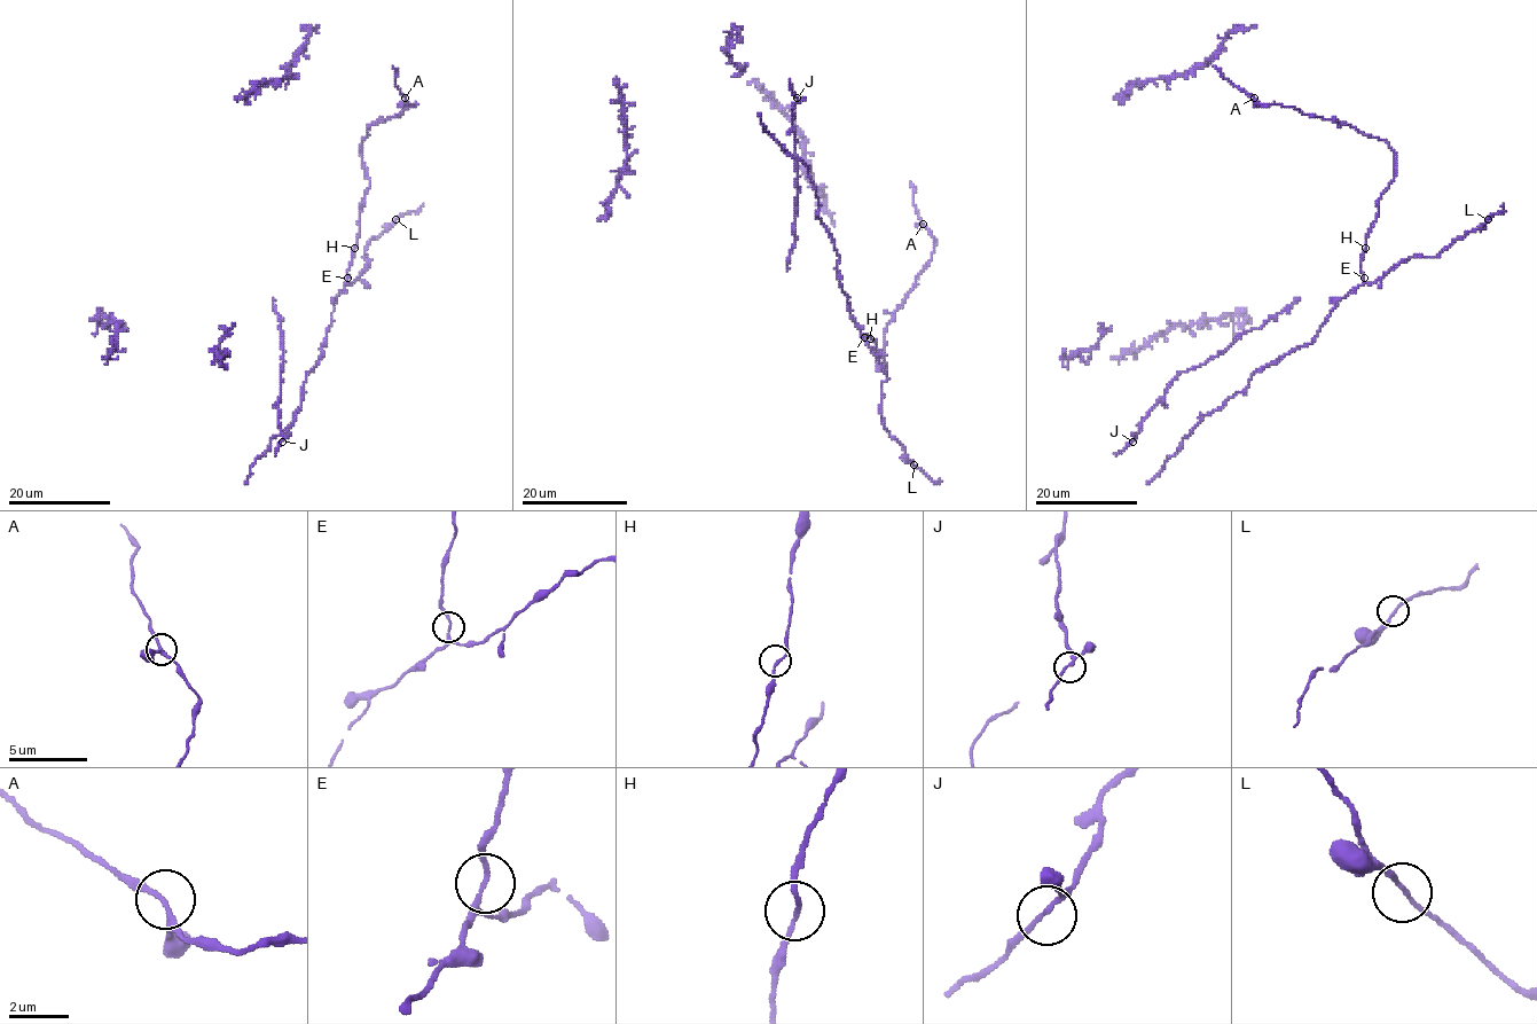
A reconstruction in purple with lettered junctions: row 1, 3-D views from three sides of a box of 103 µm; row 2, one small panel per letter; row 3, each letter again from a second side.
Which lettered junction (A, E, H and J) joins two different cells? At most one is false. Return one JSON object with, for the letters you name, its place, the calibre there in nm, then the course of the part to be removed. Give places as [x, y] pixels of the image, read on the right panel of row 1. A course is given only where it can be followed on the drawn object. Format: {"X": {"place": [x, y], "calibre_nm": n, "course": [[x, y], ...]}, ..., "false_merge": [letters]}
{"false_merge": []}

